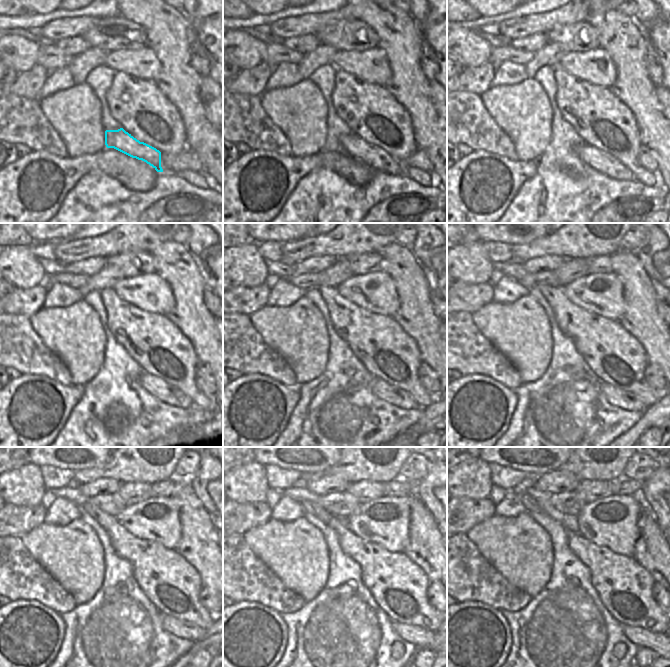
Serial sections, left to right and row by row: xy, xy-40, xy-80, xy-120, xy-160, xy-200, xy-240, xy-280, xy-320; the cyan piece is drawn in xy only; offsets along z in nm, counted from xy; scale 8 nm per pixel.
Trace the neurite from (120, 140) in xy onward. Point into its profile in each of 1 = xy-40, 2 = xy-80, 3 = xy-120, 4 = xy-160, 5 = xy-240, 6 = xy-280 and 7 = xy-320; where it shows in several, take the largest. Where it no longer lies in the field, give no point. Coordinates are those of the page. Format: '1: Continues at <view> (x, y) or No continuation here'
1: Continues at xy-40 (377, 159)
2: Continues at xy-80 (601, 161)
3: Continues at xy-120 (157, 387)
4: Continues at xy-160 (391, 394)
5: Continues at xy-240 (179, 628)
6: Continues at xy-280 (421, 638)
7: Continues at xy-320 (641, 637)

